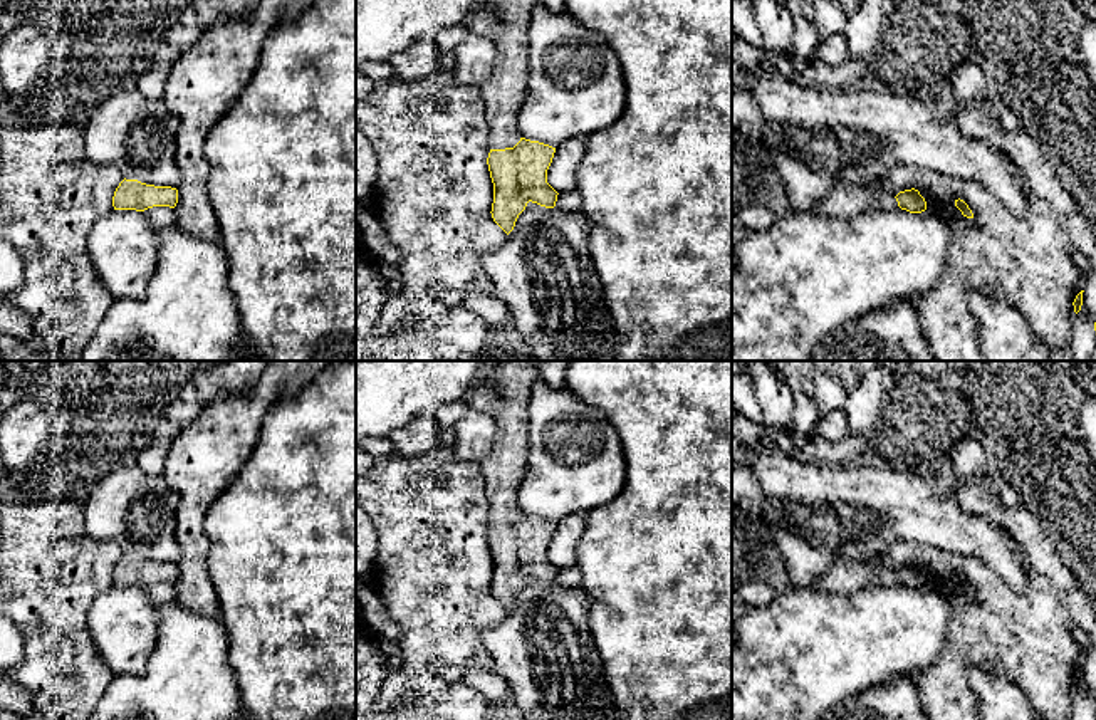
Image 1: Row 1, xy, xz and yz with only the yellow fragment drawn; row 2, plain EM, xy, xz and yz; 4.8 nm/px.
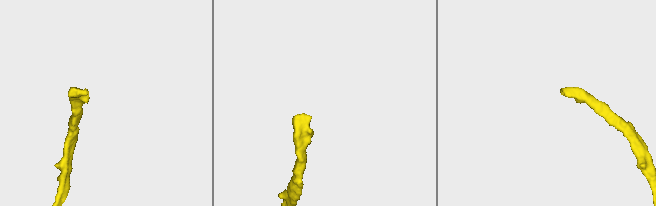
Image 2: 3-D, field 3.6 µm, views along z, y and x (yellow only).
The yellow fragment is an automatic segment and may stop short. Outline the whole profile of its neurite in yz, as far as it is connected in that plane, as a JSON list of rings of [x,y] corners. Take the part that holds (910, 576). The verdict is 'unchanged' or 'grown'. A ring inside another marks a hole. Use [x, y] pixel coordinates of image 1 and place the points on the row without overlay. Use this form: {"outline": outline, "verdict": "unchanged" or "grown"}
{"outline": [[[876,557],[841,559],[832,562],[811,589],[848,594],[866,587],[891,587],[898,584],[921,589],[926,586],[926,577],[915,564],[891,572]]], "verdict": "grown"}

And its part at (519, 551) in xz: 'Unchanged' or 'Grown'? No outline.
Grown

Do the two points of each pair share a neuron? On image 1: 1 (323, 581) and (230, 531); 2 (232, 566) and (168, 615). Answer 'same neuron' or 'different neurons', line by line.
1: same neuron
2: different neurons

